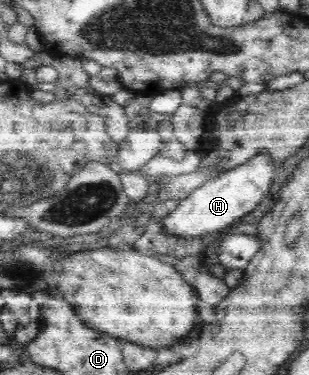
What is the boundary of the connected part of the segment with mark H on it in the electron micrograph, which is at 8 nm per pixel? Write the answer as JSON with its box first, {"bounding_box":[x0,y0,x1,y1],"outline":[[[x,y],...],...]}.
{"bounding_box":[164,155,279,238],"outline":[[[260,155],[243,166],[231,168],[230,171],[223,172],[222,175],[212,176],[200,188],[196,188],[190,196],[181,199],[180,204],[172,214],[167,214],[166,218],[164,218],[164,228],[170,234],[178,236],[178,238],[196,238],[196,236],[202,236],[202,234],[208,234],[208,232],[214,234],[232,226],[242,216],[250,214],[268,196],[268,190],[270,190],[274,178],[276,178],[274,174],[276,174],[277,166],[279,165],[270,163],[270,157]]]}

